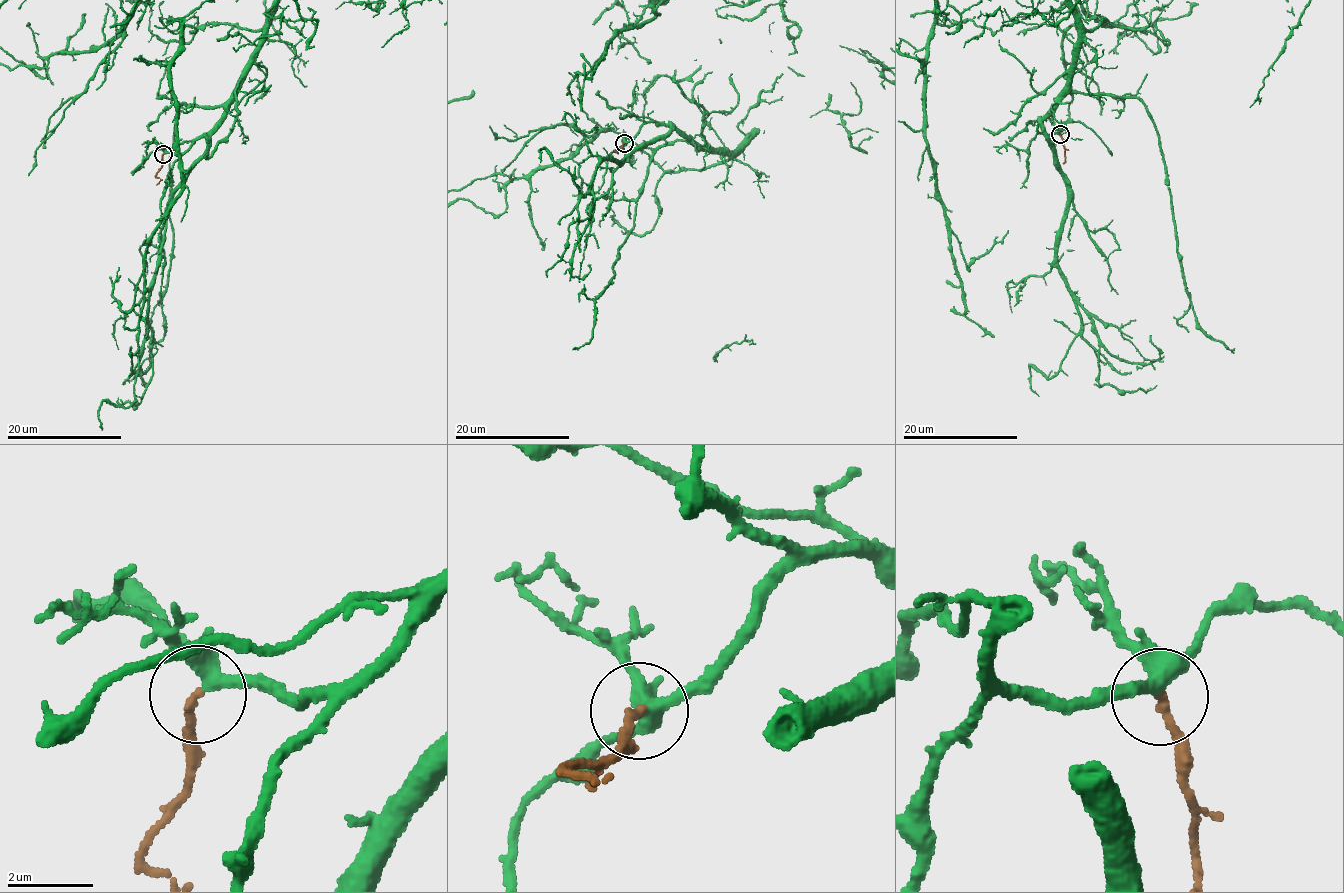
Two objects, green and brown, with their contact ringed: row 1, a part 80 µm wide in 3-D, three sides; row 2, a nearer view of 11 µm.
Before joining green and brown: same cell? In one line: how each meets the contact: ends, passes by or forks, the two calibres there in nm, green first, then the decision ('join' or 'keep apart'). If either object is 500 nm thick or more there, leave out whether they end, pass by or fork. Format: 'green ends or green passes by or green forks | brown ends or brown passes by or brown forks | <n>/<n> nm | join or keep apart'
green forks | brown ends | 320/200 nm | join

